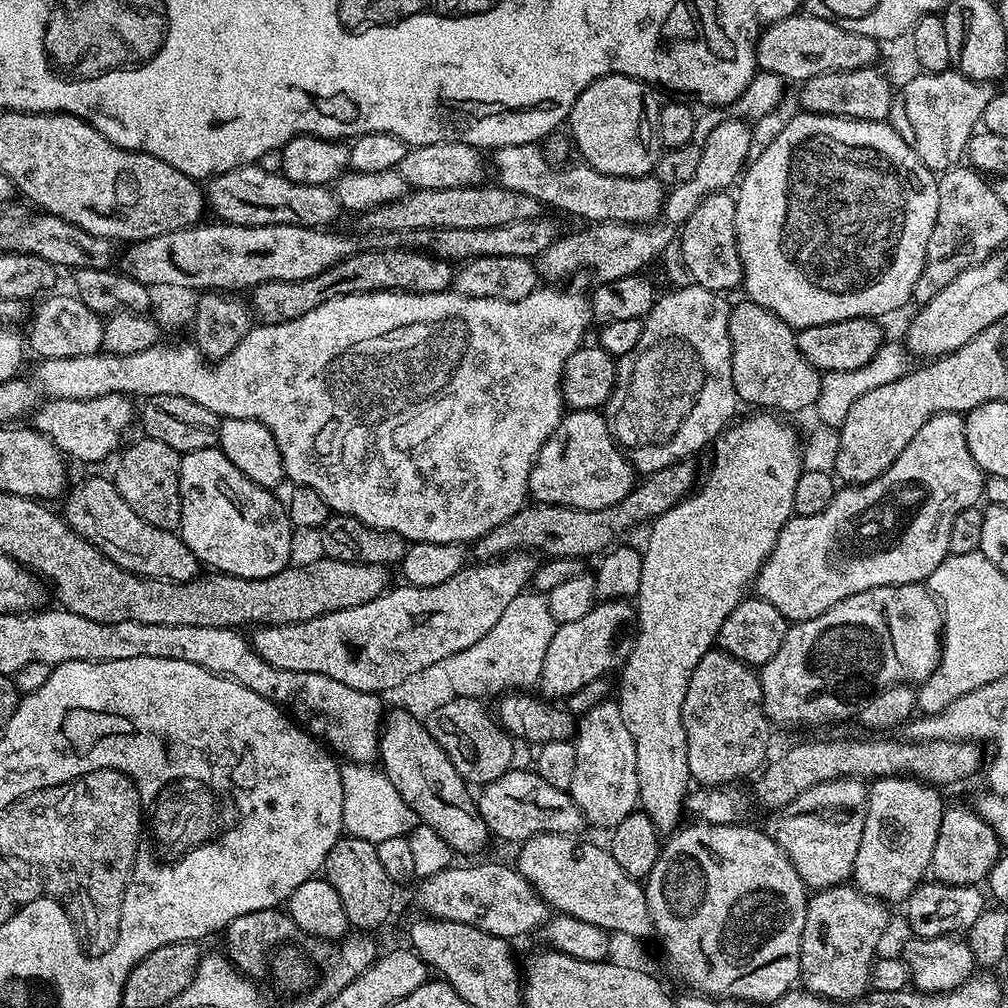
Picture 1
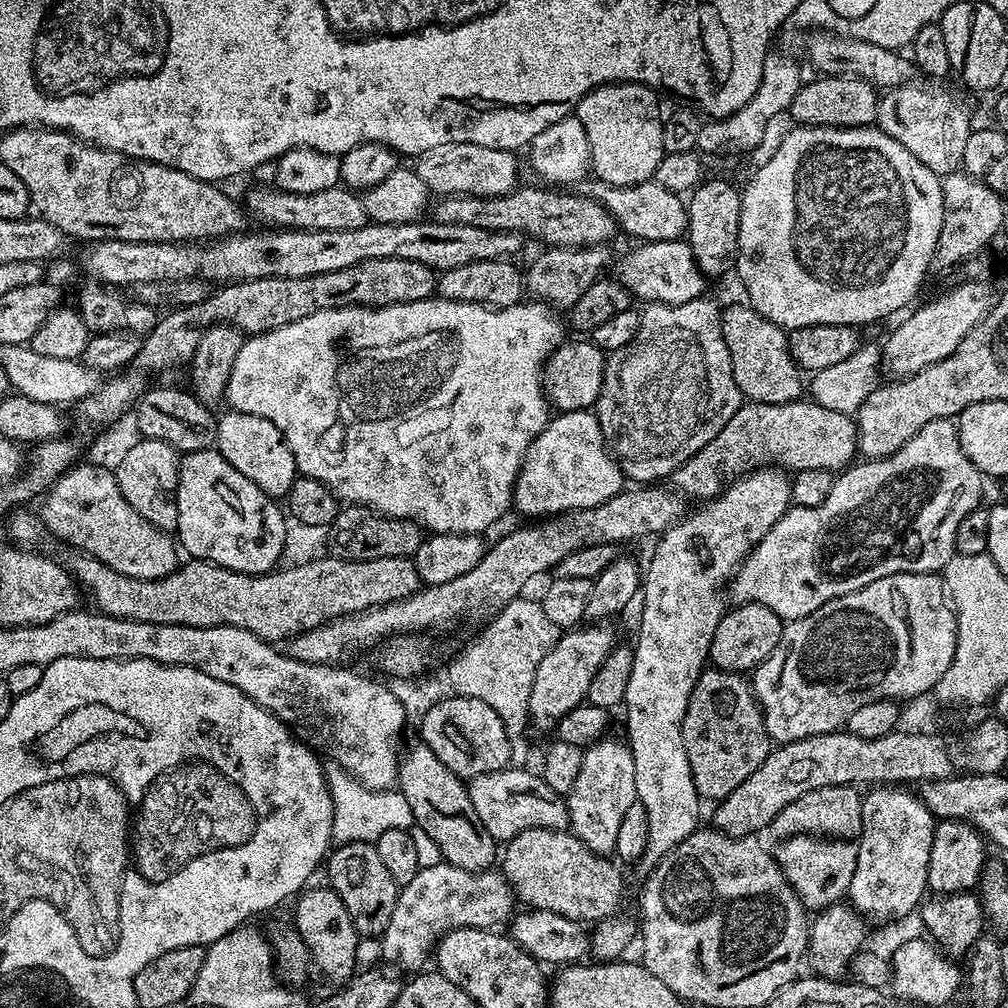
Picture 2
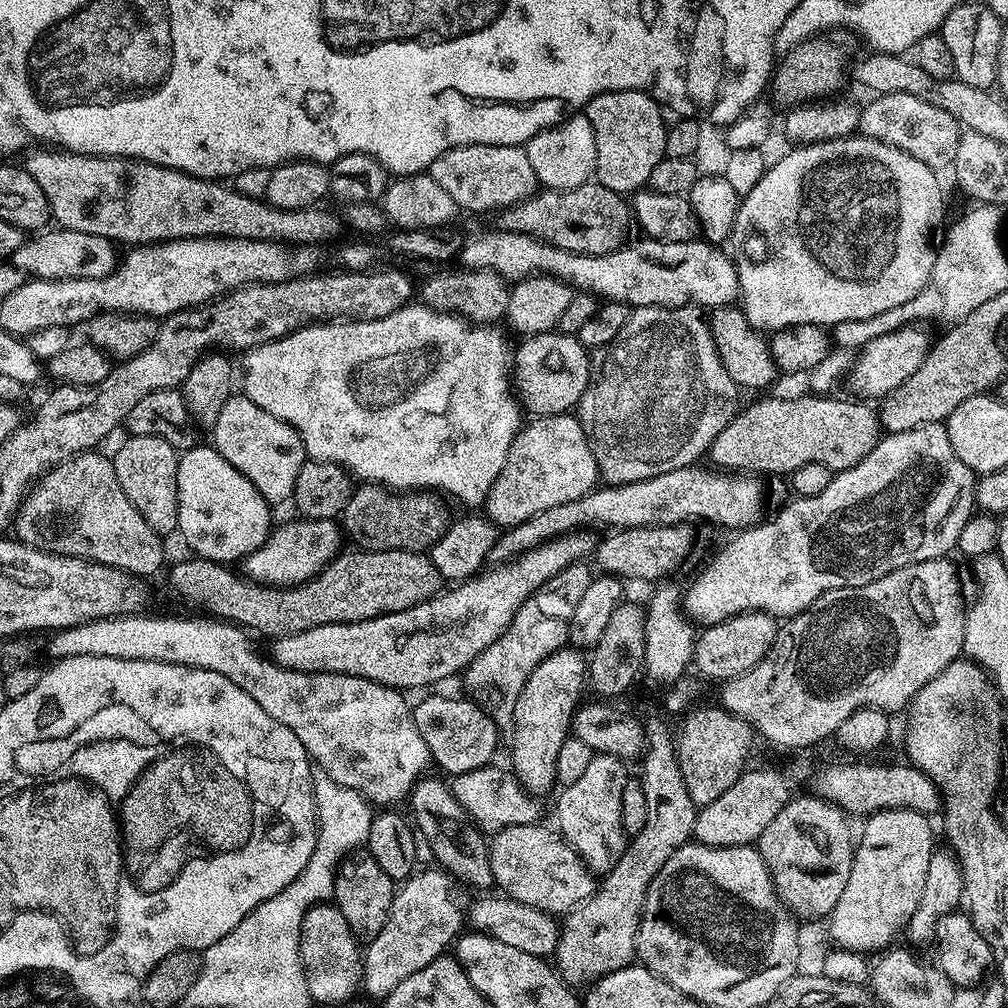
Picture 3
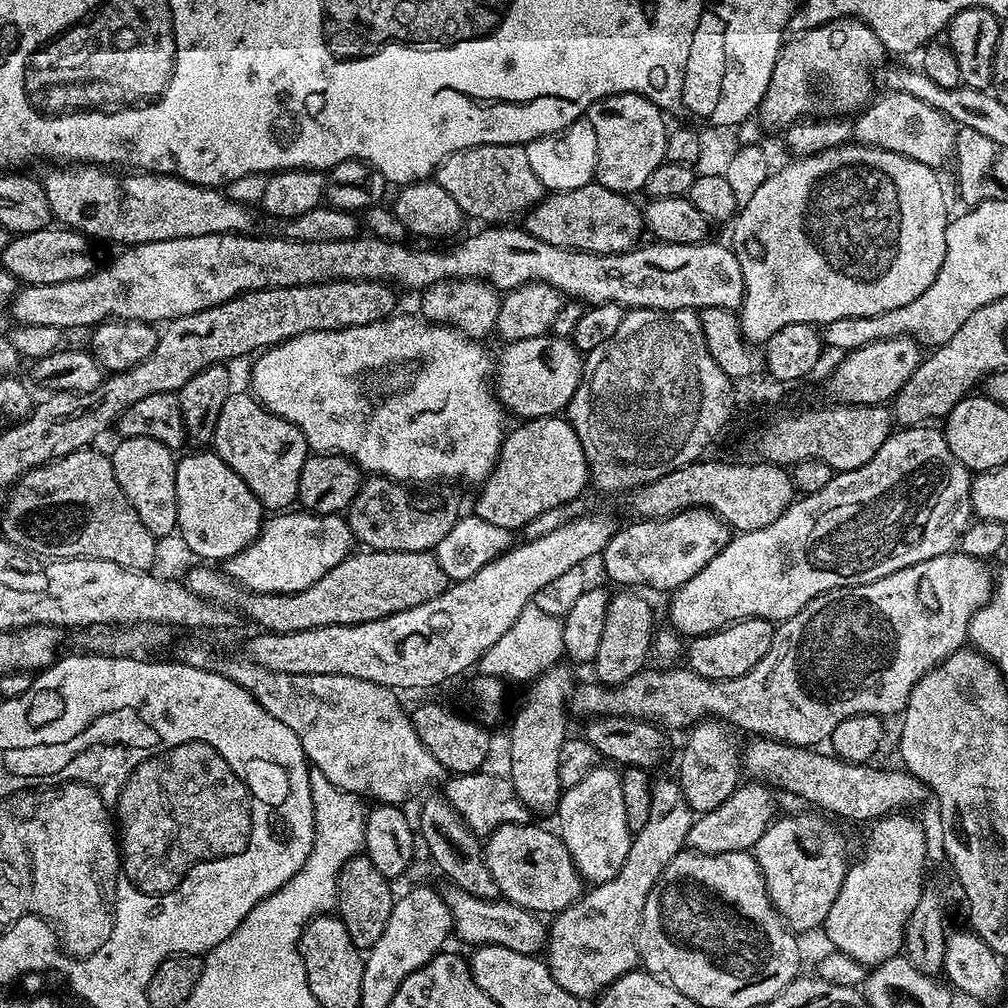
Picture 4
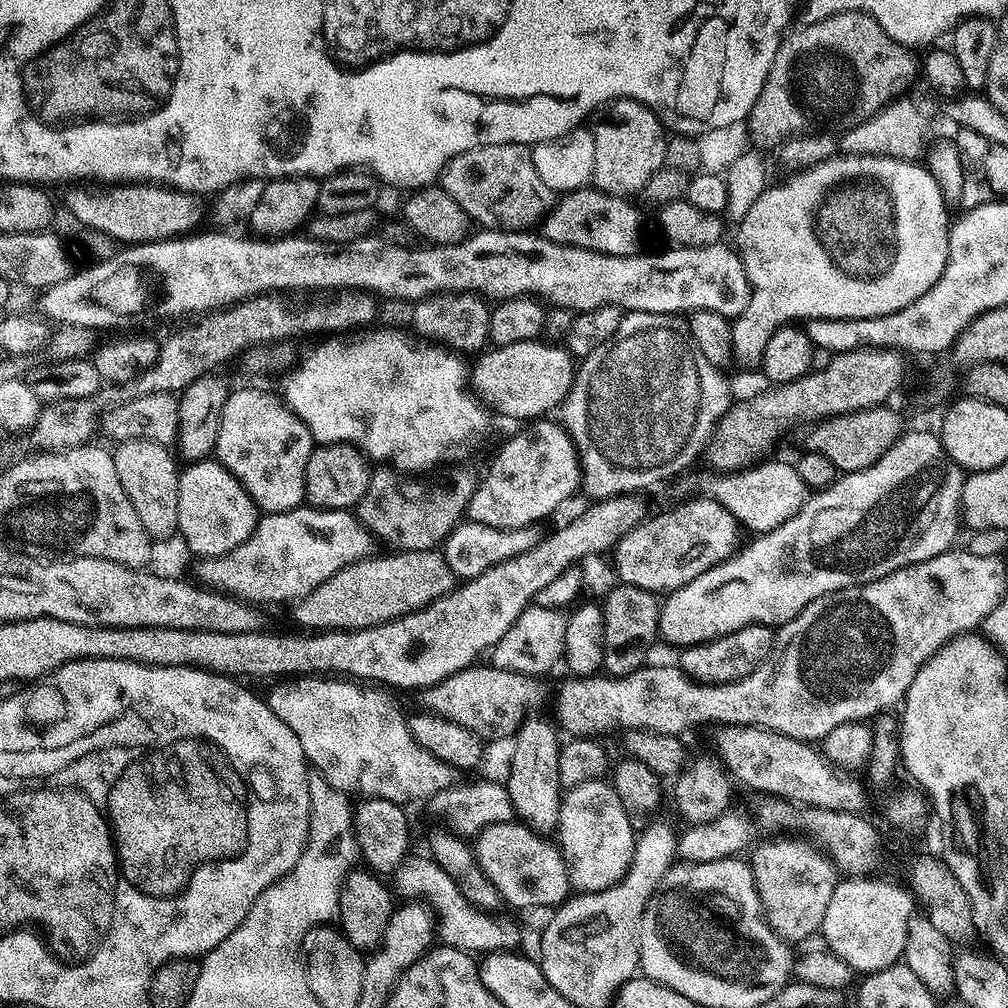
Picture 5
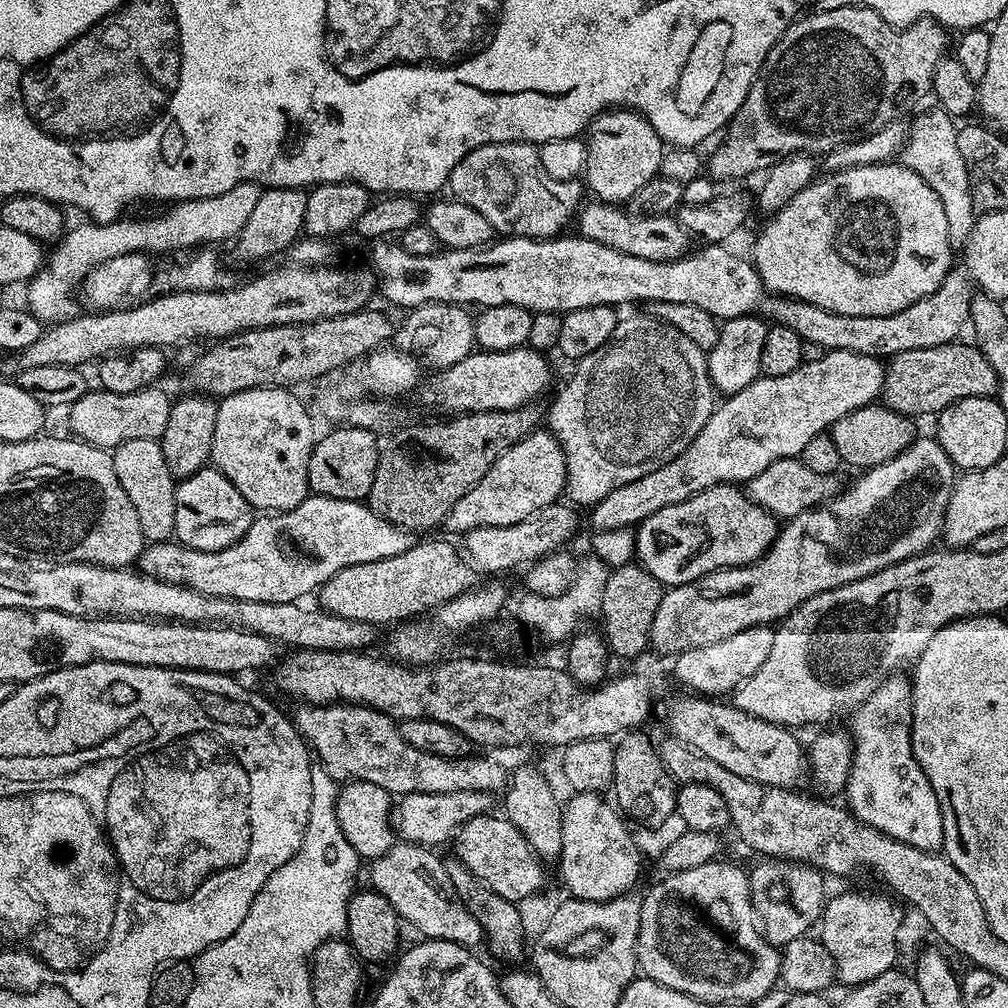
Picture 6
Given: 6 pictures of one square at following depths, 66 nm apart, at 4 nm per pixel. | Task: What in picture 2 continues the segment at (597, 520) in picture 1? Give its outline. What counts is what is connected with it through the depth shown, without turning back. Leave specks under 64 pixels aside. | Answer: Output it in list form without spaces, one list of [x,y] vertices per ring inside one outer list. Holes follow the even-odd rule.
[[[811,398],[785,404],[744,402],[717,436],[671,472],[670,484],[685,497],[712,498],[718,492],[716,476],[739,478],[761,466],[779,466],[792,474],[823,468],[843,470],[853,463],[857,452],[856,422],[847,412],[826,410]]]

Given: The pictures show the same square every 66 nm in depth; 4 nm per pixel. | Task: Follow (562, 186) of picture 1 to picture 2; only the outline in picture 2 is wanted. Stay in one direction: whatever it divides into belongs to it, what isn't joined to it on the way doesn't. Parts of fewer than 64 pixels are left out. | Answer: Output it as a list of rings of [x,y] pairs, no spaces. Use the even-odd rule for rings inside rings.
[[[588,178],[582,184],[583,195],[597,200],[611,214],[619,231],[629,232],[640,242],[654,240],[679,240],[688,230],[688,206],[677,193],[658,186],[655,179],[634,186],[614,186],[595,178]]]

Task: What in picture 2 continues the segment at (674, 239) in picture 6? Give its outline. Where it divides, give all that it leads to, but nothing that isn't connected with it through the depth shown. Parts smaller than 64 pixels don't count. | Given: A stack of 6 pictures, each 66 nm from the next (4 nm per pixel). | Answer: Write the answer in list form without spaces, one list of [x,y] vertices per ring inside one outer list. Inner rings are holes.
[[[517,186],[501,196],[446,196],[435,201],[430,216],[437,224],[457,224],[458,226],[478,226],[482,230],[502,230],[519,232],[525,237],[533,236],[541,240],[541,245],[553,248],[589,248],[595,244],[607,245],[612,235],[617,235],[618,225],[615,218],[597,200],[577,194],[571,196],[568,190],[551,190],[549,187],[523,188]]]

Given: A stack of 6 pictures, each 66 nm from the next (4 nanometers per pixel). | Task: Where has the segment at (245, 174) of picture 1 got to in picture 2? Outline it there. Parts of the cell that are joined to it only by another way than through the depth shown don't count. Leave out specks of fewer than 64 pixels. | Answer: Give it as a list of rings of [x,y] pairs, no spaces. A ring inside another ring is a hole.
[[[252,186],[252,189],[242,199],[243,207],[247,215],[256,220],[261,220],[264,226],[277,226],[279,229],[291,230],[358,230],[358,226],[366,226],[370,223],[363,199],[353,189],[337,186],[330,190],[318,190],[318,194],[290,194],[283,192],[275,186]]]

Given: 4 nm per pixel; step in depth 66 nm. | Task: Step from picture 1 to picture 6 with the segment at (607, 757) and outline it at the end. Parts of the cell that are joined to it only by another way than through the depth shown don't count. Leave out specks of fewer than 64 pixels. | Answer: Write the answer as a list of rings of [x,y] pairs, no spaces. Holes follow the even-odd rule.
[[[577,792],[571,797],[573,800],[569,804],[565,803],[562,808],[562,850],[558,867],[560,867],[560,876],[564,879],[564,884],[568,887],[567,895],[578,900],[613,900],[619,896],[631,893],[632,888],[636,884],[636,879],[640,876],[640,852],[636,849],[636,840],[628,833],[629,825],[626,823],[625,817],[611,803],[610,805],[604,801],[605,797],[599,792]]]

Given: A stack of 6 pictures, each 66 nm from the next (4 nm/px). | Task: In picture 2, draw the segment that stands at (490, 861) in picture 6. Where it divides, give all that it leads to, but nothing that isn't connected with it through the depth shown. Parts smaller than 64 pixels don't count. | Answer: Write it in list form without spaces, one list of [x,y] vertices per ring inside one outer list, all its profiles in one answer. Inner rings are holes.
[[[535,828],[522,830],[502,848],[502,874],[521,905],[550,910],[571,920],[599,922],[621,911],[624,880],[617,865],[603,855],[591,852],[568,830]]]

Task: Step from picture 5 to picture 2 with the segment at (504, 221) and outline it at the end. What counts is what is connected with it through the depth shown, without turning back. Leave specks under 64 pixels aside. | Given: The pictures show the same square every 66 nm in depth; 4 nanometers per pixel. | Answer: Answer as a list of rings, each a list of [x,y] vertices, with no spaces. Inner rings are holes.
[[[450,142],[446,146],[434,146],[434,150],[426,150],[415,157],[414,167],[418,178],[426,182],[429,193],[437,197],[446,196],[501,196],[517,187],[516,160],[509,150],[498,150],[490,146],[474,146],[466,142]]]

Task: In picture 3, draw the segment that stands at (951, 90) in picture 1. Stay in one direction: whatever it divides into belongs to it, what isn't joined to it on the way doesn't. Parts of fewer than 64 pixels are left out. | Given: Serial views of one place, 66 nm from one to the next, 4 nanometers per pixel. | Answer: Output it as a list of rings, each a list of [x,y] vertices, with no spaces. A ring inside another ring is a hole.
[[[890,94],[875,97],[874,102],[861,109],[859,133],[872,136],[895,148],[902,149],[935,172],[947,171],[958,152],[961,127],[944,110],[924,103],[910,94]]]

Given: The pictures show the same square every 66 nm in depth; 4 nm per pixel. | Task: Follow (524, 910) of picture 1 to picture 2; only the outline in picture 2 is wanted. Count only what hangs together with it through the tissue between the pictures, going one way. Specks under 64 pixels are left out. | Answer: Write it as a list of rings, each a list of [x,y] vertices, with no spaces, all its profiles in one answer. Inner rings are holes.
[[[443,862],[438,866],[426,866],[425,868],[420,868],[418,870],[418,874],[414,874],[414,879],[410,882],[406,882],[400,889],[398,902],[394,906],[394,915],[390,917],[390,926],[386,926],[384,935],[379,937],[378,940],[378,944],[380,944],[380,952],[386,959],[389,960],[390,963],[397,964],[400,968],[416,968],[412,970],[423,969],[425,965],[427,965],[424,963],[426,963],[427,960],[429,963],[430,957],[433,955],[434,945],[437,944],[445,934],[458,930],[459,928],[487,928],[489,930],[499,929],[501,927],[499,924],[507,925],[509,921],[511,921],[517,904],[518,901],[512,891],[512,888],[508,884],[508,879],[506,879],[506,877],[499,871],[489,870],[486,872],[471,872],[470,870],[458,870],[458,866]]]

